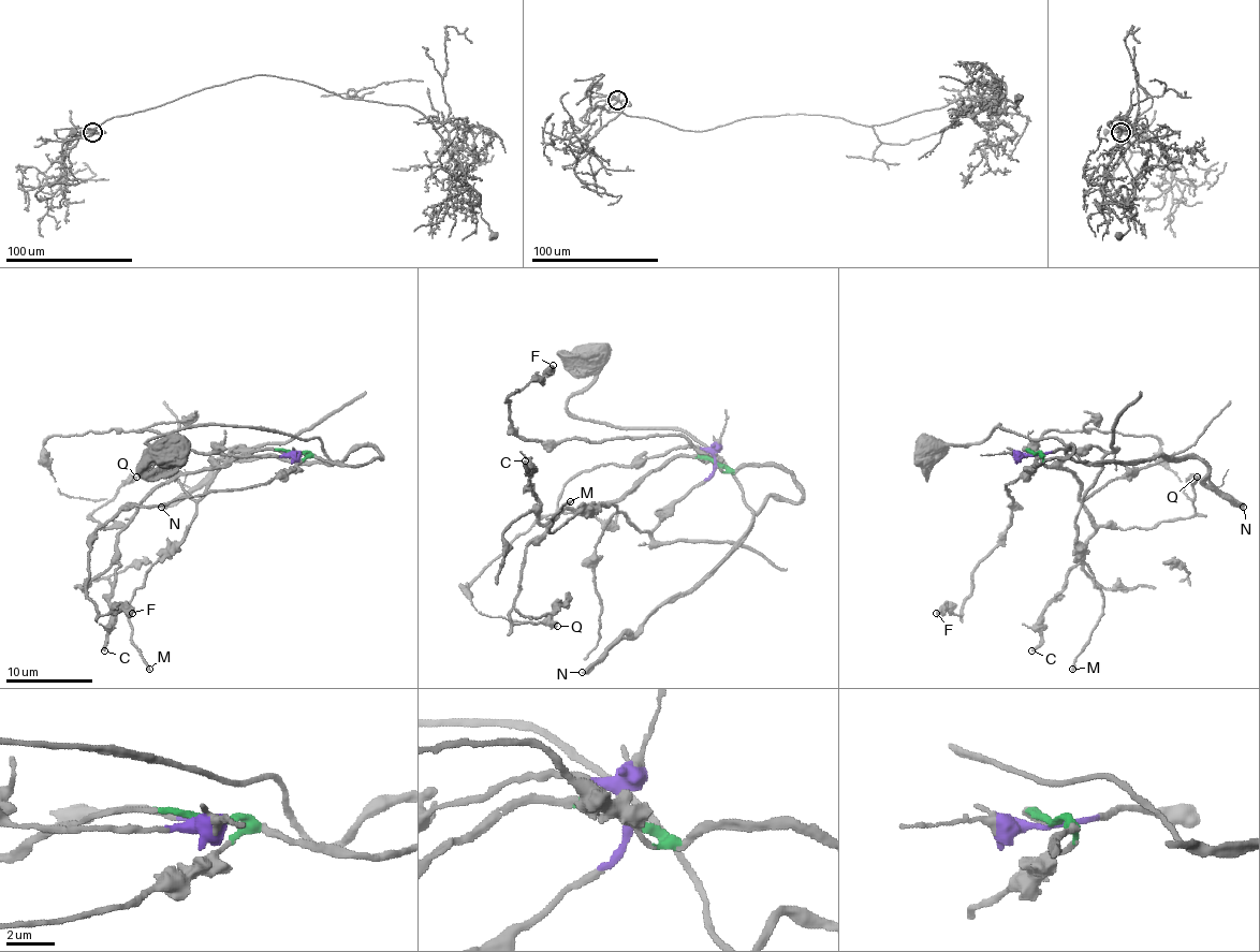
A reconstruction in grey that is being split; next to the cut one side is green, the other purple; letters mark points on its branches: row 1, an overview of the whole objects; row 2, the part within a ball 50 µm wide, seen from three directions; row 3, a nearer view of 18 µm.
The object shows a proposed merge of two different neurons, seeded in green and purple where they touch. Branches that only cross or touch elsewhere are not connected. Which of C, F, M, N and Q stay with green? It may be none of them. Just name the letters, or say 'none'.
C, F, N, Q

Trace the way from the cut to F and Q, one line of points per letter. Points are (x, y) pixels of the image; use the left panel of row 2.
F: (295, 452), (306, 456), (262, 485), (126, 507), (104, 524), (91, 543), (87, 596), (102, 615), (132, 613)
Q: (295, 452), (251, 450), (180, 474), (145, 500), (128, 524), (100, 528), (89, 517), (136, 477)

